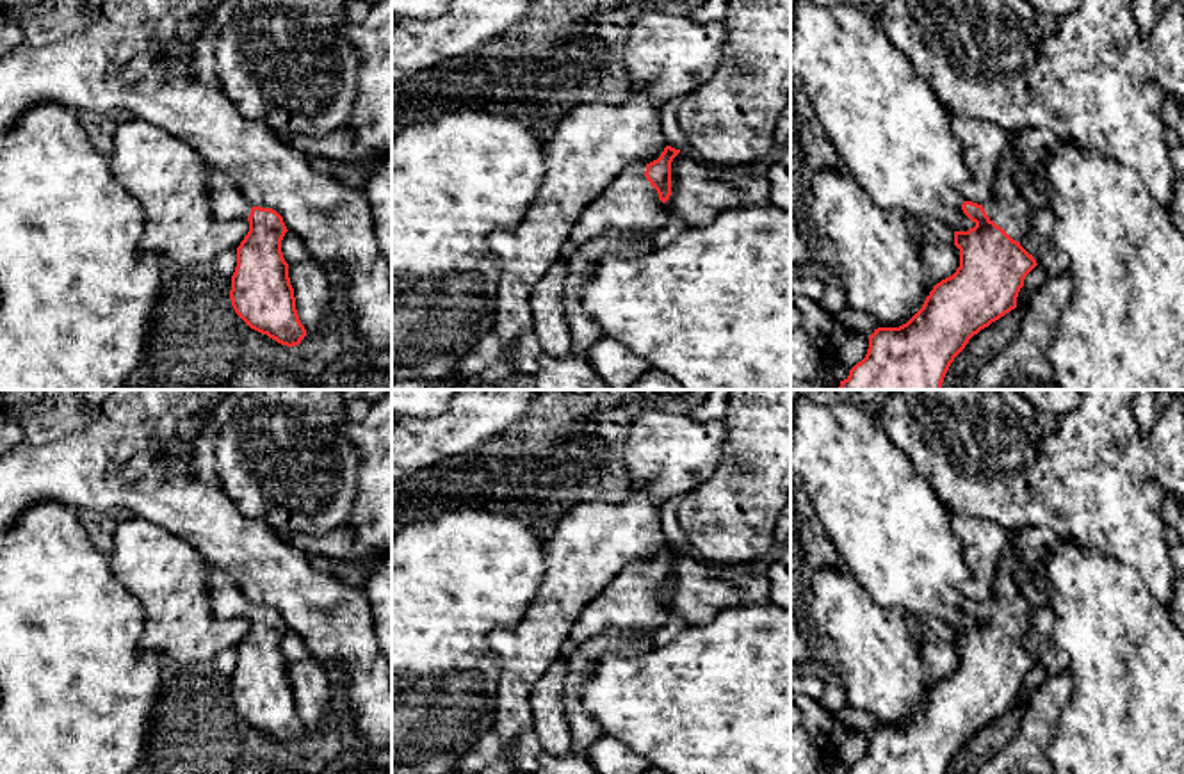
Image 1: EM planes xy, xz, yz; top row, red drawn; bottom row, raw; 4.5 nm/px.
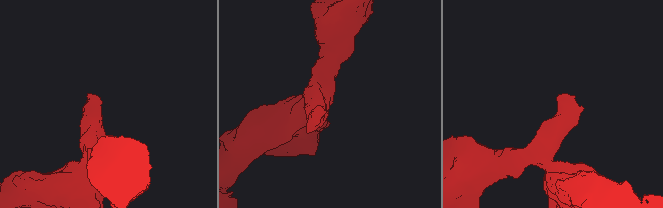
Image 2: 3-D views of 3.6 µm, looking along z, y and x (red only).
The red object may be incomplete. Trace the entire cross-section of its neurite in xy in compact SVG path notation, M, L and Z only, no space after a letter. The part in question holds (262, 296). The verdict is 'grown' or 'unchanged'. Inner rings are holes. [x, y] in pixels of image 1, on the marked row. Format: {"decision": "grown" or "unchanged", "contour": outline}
{"decision": "grown", "contour": "M210 167L212 215L217 221L247 219L249 231L237 247L230 299L235 313L255 331L281 345L299 345L306 329L296 310L281 240L288 231L272 208L253 206L224 171Z"}

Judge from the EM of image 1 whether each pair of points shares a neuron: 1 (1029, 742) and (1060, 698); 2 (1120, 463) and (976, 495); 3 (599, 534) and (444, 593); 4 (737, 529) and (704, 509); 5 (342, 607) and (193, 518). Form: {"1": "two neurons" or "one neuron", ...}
{"1": "one neuron", "2": "one neuron", "3": "two neurons", "4": "one neuron", "5": "one neuron"}

